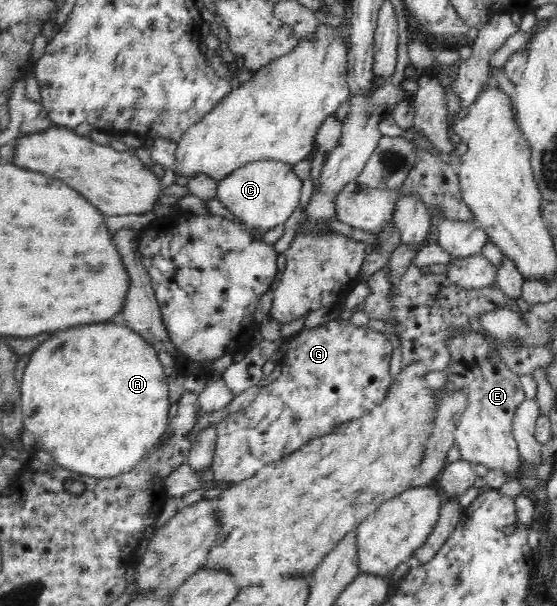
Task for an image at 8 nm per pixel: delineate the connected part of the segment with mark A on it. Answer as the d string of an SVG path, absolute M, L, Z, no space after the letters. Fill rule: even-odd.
M107 323L85 325L85 327L75 327L69 331L59 331L45 343L41 343L37 349L30 354L29 365L21 379L20 395L23 403L23 425L31 433L35 433L35 442L38 448L50 453L52 459L65 469L81 475L103 479L103 477L115 477L120 473L129 473L147 455L152 451L155 445L159 444L163 432L167 429L169 421L169 381L163 370L163 365L157 357L157 348L152 346L141 334L133 331L127 325L117 326L116 324Z

